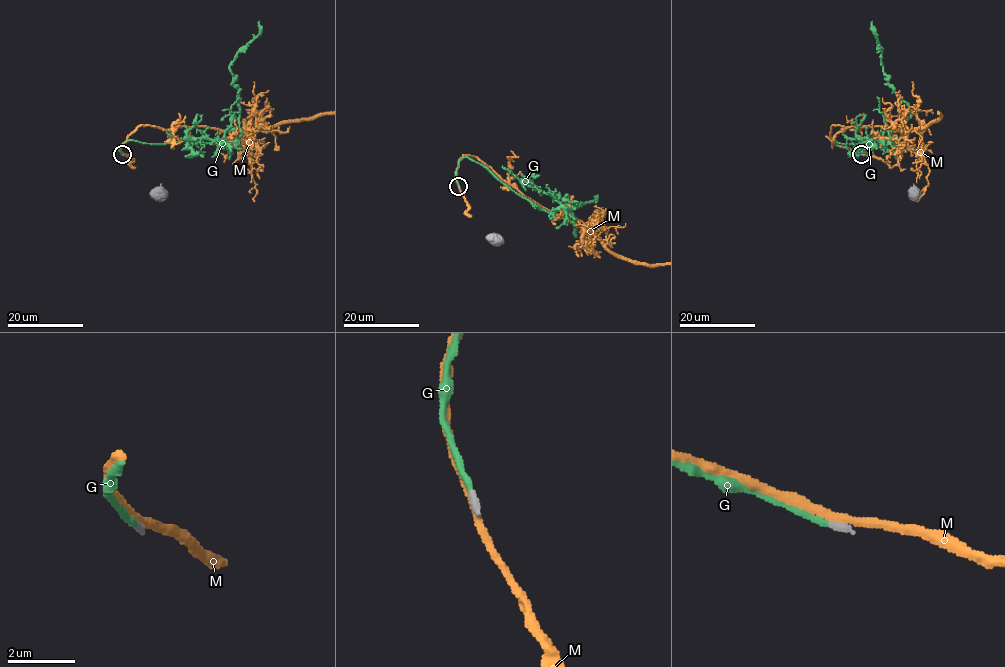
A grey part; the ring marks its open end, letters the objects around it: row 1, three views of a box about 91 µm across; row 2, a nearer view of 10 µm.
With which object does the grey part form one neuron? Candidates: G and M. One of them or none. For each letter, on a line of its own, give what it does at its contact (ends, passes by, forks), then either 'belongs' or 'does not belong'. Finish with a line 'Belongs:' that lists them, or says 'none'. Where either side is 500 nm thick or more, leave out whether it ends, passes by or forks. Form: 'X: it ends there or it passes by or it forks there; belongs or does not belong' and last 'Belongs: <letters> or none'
G: it ends there; belongs
M: it passes by; does not belong
Belongs: G

